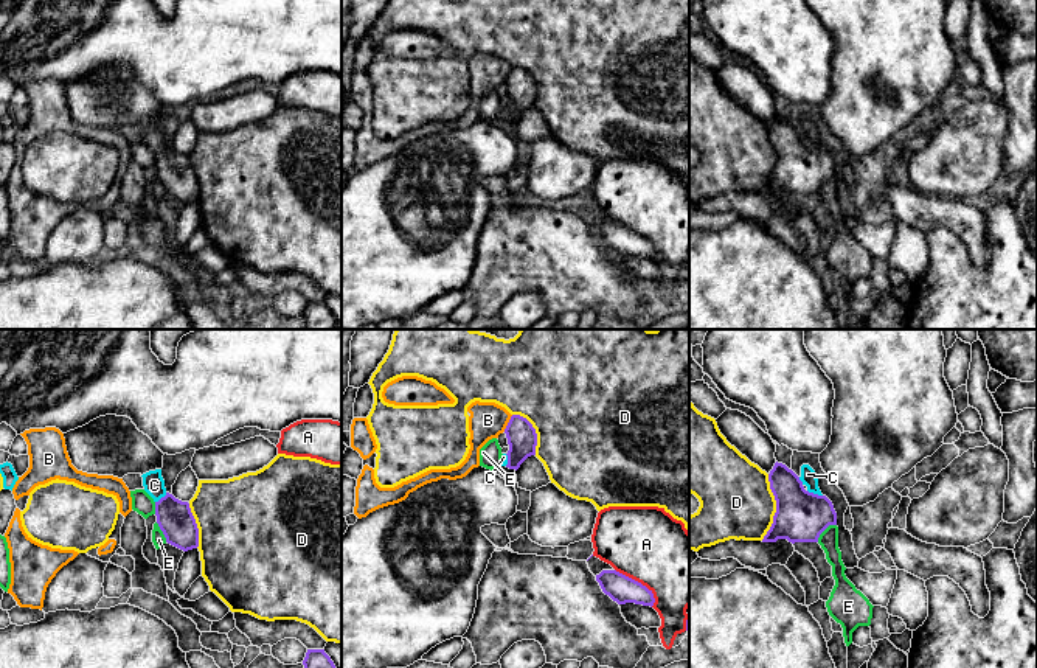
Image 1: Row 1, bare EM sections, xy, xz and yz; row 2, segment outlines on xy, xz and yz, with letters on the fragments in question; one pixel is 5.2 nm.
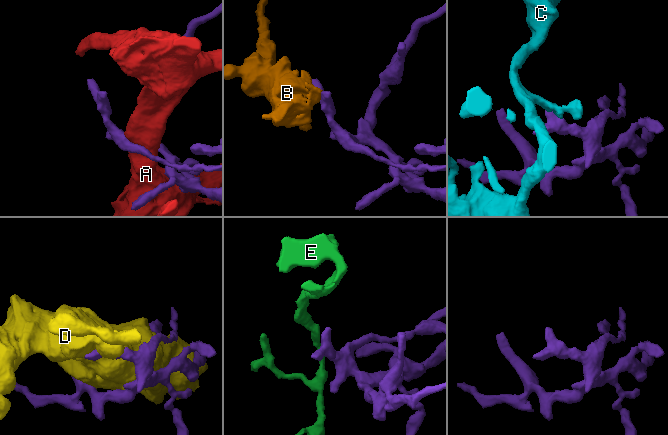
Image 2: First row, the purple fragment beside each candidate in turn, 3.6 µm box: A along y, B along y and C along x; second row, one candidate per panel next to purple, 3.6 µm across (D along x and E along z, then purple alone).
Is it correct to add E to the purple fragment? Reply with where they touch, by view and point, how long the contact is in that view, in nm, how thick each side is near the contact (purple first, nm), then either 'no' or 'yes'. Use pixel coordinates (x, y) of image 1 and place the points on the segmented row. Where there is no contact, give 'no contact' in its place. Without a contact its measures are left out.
yz (825, 528) | 140 nm | 260/100 nm | no

